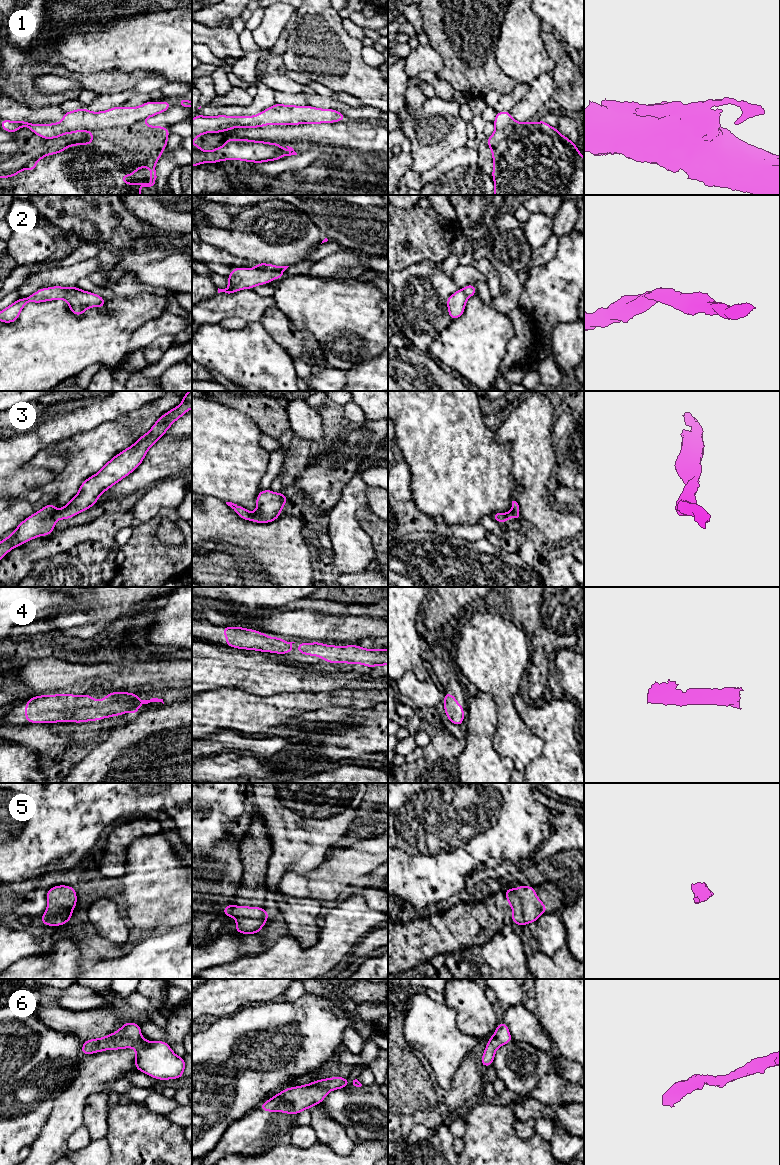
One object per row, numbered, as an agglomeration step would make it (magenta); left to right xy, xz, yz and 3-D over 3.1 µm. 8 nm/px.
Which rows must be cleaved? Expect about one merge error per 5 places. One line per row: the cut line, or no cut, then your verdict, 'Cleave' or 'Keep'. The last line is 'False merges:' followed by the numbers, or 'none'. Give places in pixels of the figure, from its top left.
1: Split along xy (129, 107), (144, 107), (149, 110). Cleave
2: No split. Keep
3: No split. Keep
4: No split. Keep
5: No split. Keep
6: No split. Keep
False merges: 1

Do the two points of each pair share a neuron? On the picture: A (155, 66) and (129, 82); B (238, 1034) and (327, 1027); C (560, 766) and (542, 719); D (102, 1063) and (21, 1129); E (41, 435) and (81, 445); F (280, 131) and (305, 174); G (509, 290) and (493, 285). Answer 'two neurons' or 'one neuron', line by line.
A: two neurons
B: one neuron
C: one neuron
D: two neurons
E: two neurons
F: two neurons
G: two neurons

